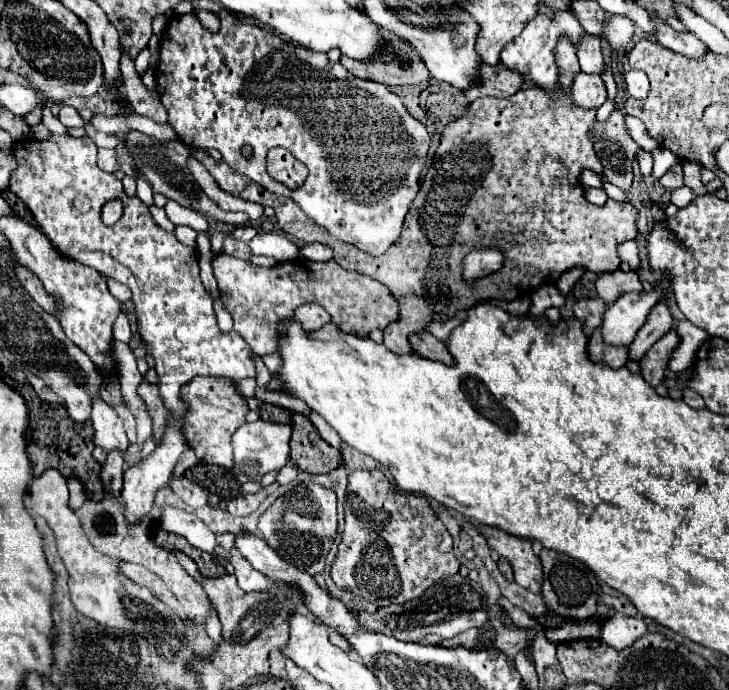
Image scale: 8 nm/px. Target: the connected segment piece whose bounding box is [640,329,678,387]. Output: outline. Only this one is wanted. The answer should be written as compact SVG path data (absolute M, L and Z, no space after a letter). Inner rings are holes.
M674 329L668 331L640 361L642 367L642 377L646 379L646 383L650 383L652 387L658 387L666 375L666 367L668 367L668 359L670 359L670 351L676 347L678 337L674 335Z

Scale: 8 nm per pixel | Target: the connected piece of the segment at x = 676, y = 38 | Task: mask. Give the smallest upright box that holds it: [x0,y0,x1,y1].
[650,15,708,59]

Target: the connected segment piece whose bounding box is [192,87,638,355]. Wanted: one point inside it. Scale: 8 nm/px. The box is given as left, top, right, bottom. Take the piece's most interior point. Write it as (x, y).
(505, 176)

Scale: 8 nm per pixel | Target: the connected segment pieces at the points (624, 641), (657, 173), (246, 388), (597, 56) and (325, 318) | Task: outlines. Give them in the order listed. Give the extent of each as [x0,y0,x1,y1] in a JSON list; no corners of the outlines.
[[602,615,648,649],[652,147,679,180],[236,379,258,397],[578,35,604,73],[294,303,330,331]]

